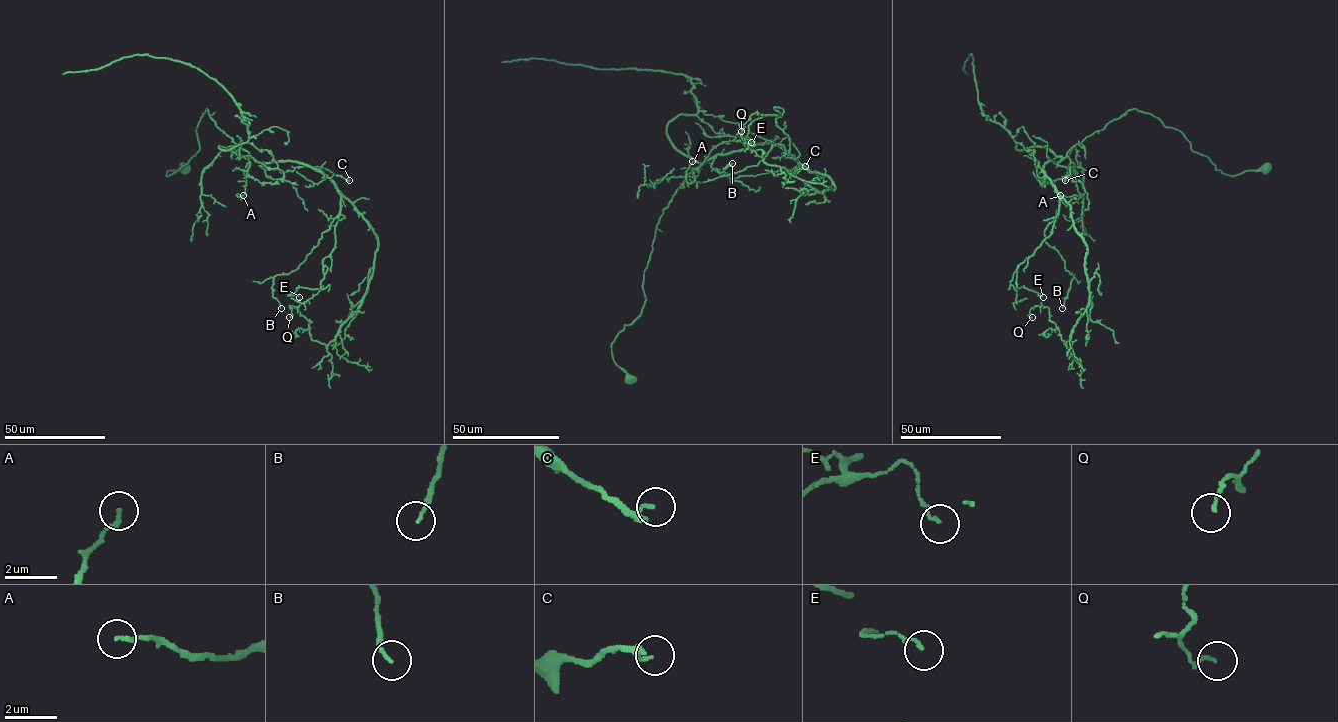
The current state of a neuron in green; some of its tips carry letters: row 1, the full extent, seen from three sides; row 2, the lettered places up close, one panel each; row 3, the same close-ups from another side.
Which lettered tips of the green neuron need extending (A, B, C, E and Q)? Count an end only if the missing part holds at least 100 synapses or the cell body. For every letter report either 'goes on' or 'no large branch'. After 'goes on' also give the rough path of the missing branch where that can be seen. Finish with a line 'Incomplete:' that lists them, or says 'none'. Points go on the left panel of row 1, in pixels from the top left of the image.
A: no large branch
B: no large branch
C: no large branch
E: no large branch
Q: no large branch
Incomplete: none

